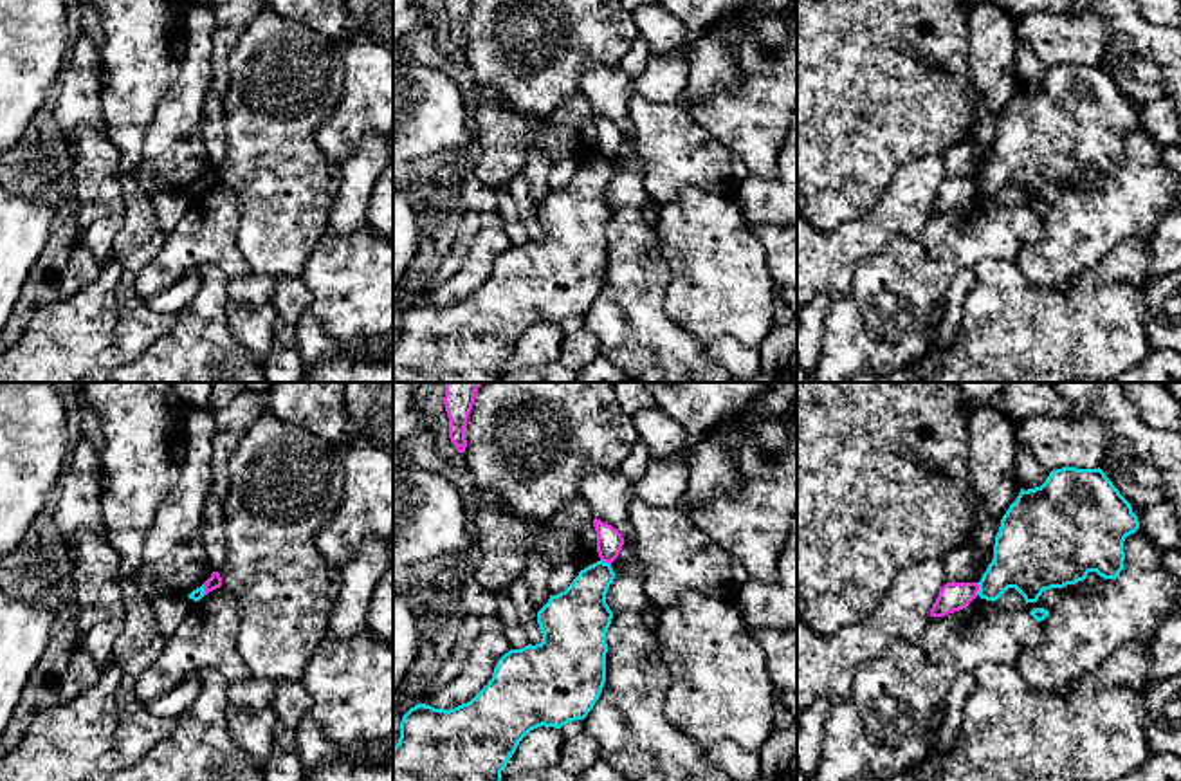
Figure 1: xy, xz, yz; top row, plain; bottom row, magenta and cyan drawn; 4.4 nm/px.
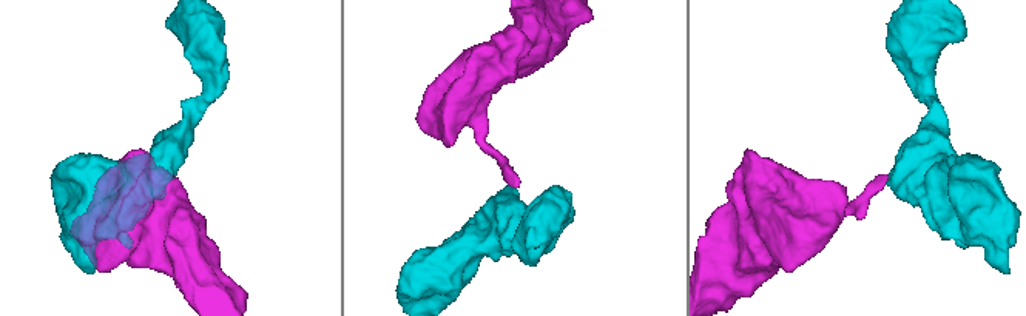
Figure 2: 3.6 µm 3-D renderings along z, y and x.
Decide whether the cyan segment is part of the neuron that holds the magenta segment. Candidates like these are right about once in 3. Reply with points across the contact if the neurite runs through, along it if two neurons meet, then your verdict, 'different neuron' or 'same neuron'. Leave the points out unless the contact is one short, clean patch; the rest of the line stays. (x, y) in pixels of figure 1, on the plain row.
along yz (976, 179), (978, 190) | different neuron

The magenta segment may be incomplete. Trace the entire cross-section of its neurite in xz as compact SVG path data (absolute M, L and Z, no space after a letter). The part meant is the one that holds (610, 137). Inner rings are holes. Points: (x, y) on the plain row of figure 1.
M597 114L593 115L593 123L595 123L595 128L597 128L599 153L600 153L600 157L611 161L622 146L624 133L617 124L613 124L608 119L602 119Z

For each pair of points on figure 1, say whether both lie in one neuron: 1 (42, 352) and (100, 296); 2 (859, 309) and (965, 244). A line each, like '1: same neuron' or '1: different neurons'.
1: same neuron
2: same neuron

